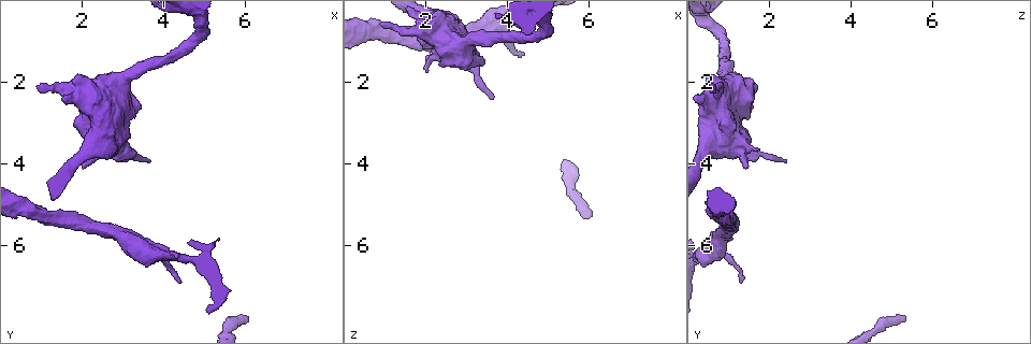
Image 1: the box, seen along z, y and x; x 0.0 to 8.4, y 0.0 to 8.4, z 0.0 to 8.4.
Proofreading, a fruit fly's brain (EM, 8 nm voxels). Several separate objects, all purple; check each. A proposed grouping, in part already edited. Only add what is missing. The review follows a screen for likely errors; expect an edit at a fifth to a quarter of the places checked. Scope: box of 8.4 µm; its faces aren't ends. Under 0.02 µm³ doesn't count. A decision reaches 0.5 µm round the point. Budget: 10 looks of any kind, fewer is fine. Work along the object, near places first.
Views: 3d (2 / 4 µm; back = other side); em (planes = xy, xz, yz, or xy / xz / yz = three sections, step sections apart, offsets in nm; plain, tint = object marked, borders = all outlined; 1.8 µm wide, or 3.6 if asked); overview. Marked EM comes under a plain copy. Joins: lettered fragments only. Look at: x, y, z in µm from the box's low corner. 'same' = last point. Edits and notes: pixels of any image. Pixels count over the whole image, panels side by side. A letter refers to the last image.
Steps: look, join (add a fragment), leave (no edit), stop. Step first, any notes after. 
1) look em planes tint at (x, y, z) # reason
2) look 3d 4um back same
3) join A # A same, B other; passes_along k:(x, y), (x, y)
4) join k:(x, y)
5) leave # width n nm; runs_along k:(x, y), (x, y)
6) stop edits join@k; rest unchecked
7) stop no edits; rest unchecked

look em planes borders at (0.90, 2.20, 0.55) # free end

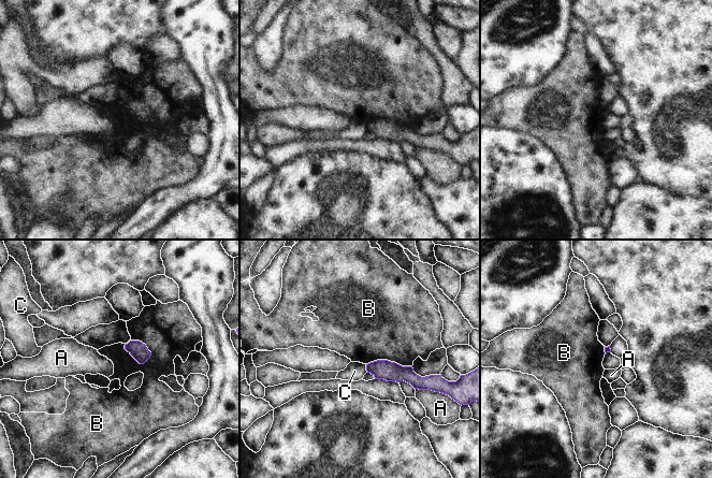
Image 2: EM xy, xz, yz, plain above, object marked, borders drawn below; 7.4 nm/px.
leave # A other, B other, C other; runs_along 2:(368, 366), (421, 379); no lettered fragment goes on from it

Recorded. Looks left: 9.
look 3d 4um back at (2.05, 3.70, 1.70) # free end

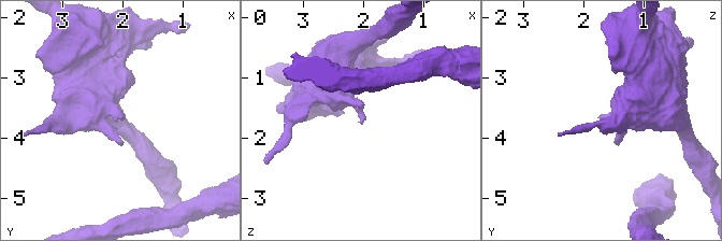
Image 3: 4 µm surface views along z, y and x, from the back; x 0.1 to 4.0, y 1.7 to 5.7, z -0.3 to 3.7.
look em xz step 4 borders at (2.05, 3.70, 1.75)

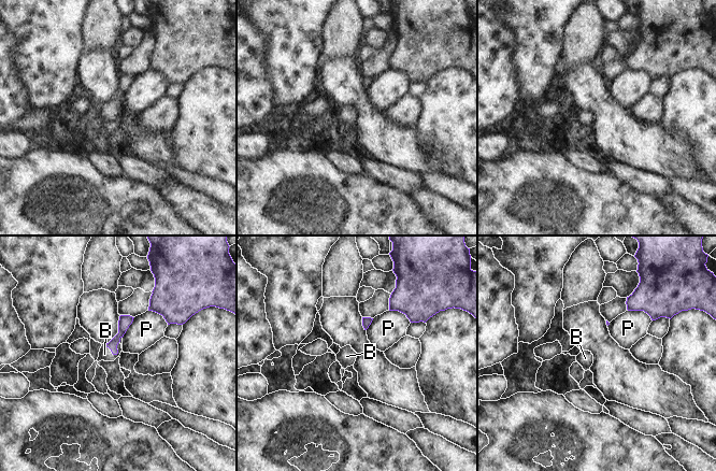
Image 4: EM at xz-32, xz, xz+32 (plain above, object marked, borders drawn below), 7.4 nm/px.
join B # B same, P other; passes_along 4:(124, 323), (116, 354), (104, 354); it goes on there

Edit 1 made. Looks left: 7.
look em yz step 8 tint at (3.60, 3.95, 2.45) # an open end

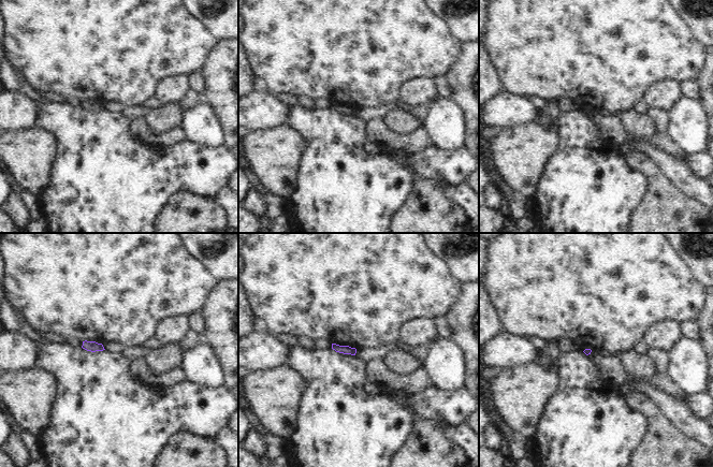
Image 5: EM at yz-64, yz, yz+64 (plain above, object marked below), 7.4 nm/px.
look em planes borders same # another direction

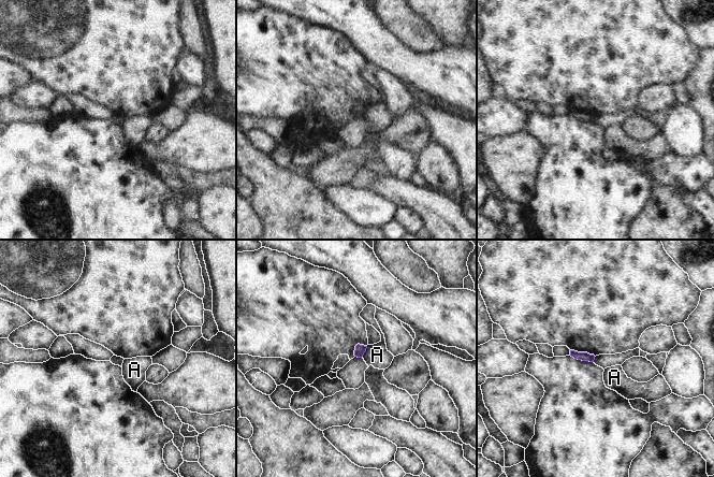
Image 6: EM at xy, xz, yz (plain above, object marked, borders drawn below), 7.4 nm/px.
leave # A other; none of them fits

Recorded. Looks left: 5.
look overview

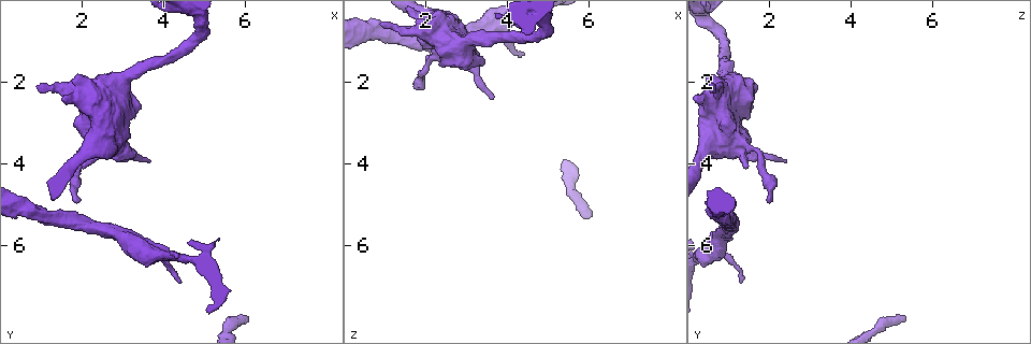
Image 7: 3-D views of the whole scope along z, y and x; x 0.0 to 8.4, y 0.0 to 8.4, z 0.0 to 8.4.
look 3d 4um at (4.40, 6.85, 1.35) # thin end

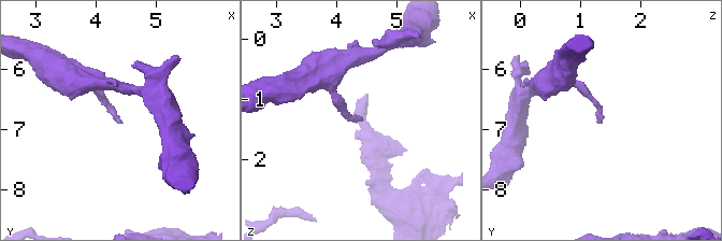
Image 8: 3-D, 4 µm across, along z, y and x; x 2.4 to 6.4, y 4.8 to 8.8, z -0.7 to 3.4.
look em yz step 4 tint at (4.45, 6.90, 1.30) # shape alone is not enough

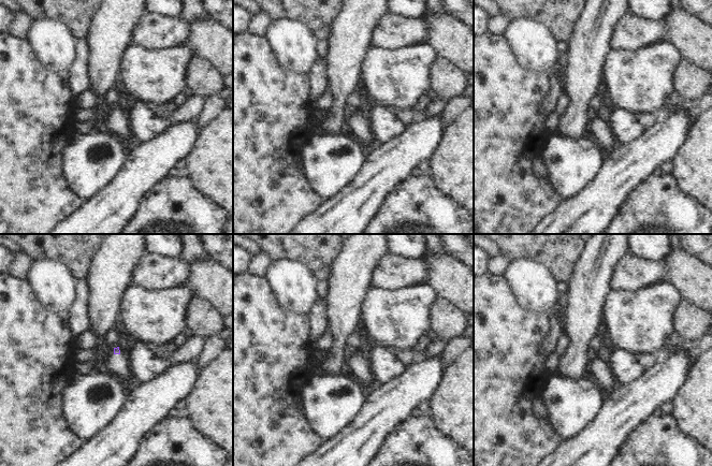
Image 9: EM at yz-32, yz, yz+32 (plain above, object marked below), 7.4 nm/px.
look em planes borders same # another direction

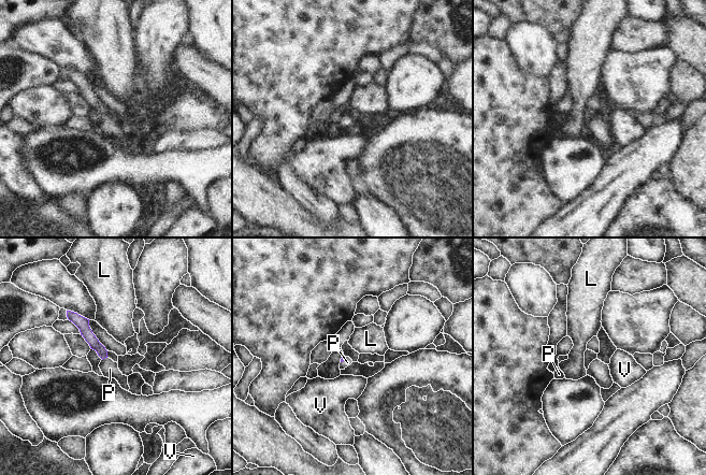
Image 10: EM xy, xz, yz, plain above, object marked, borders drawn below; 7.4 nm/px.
join P # L other, P same, V other; it goes on there

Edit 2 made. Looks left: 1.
stop edits join@4, join@10; rest unchecked

